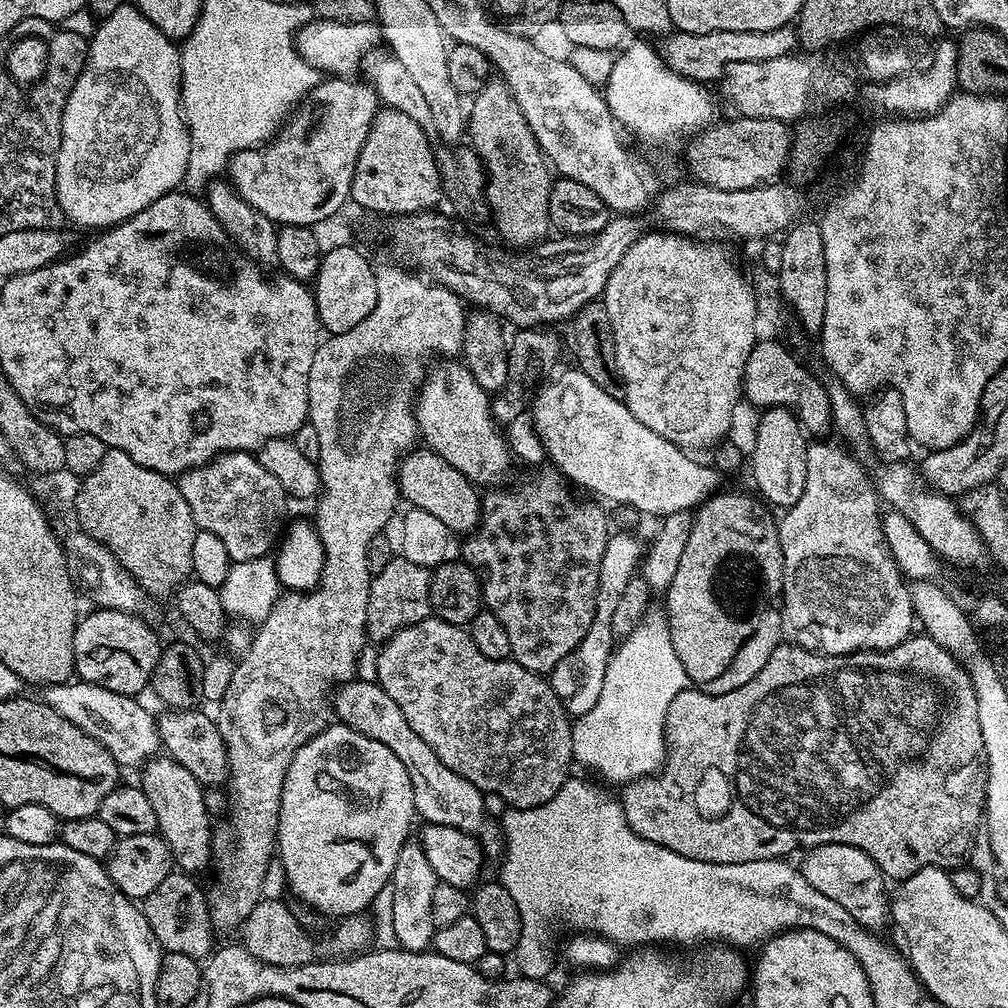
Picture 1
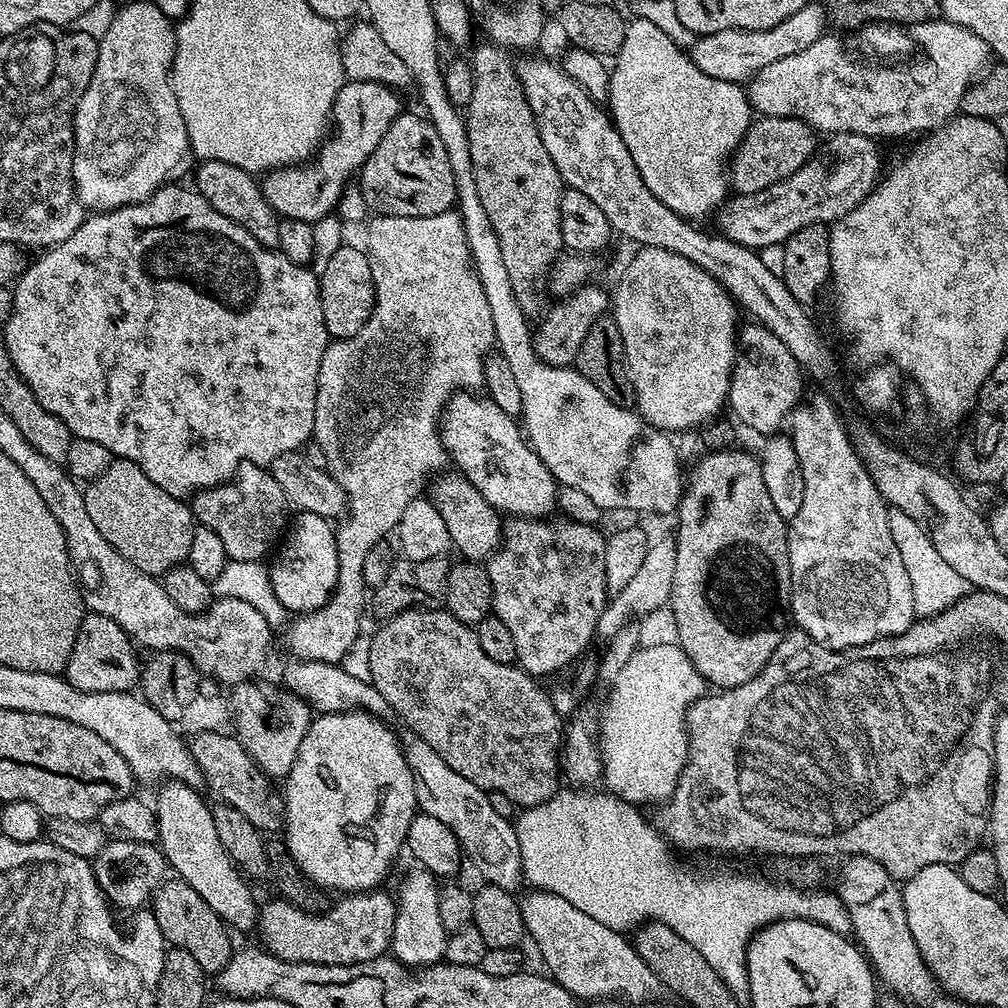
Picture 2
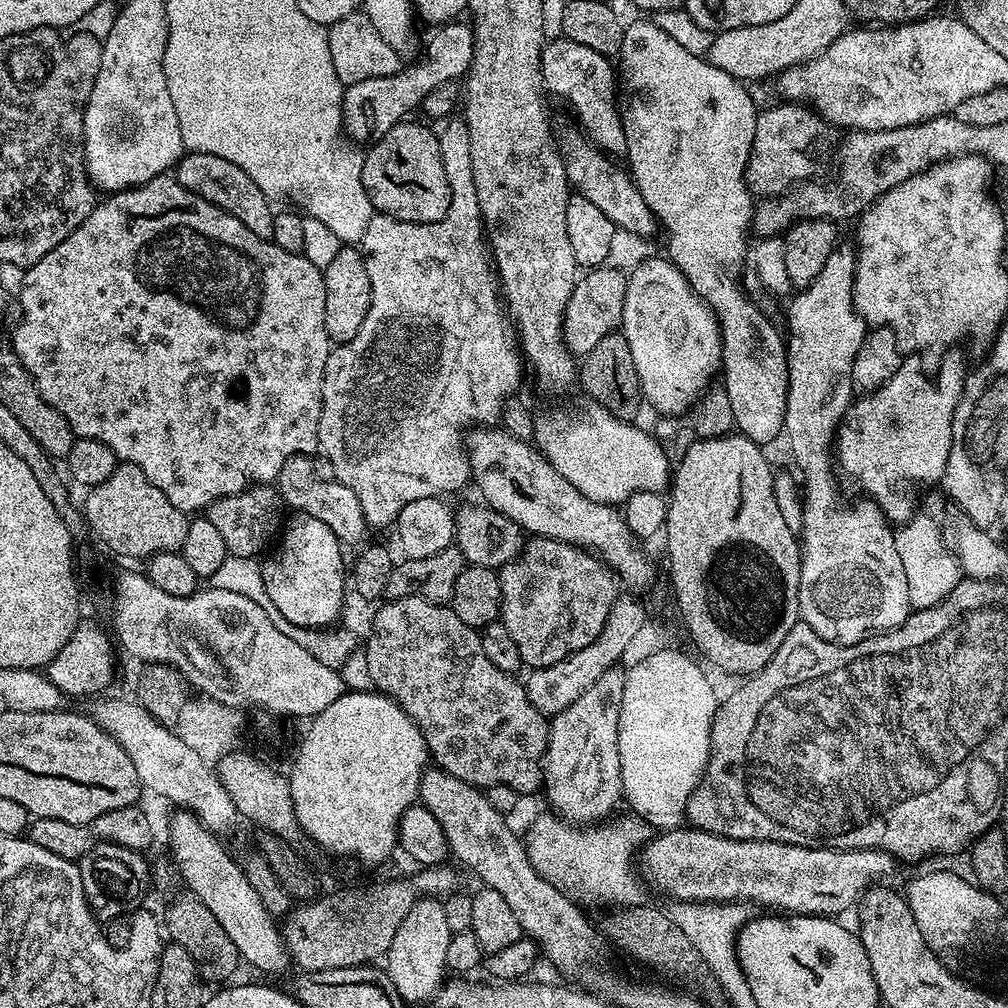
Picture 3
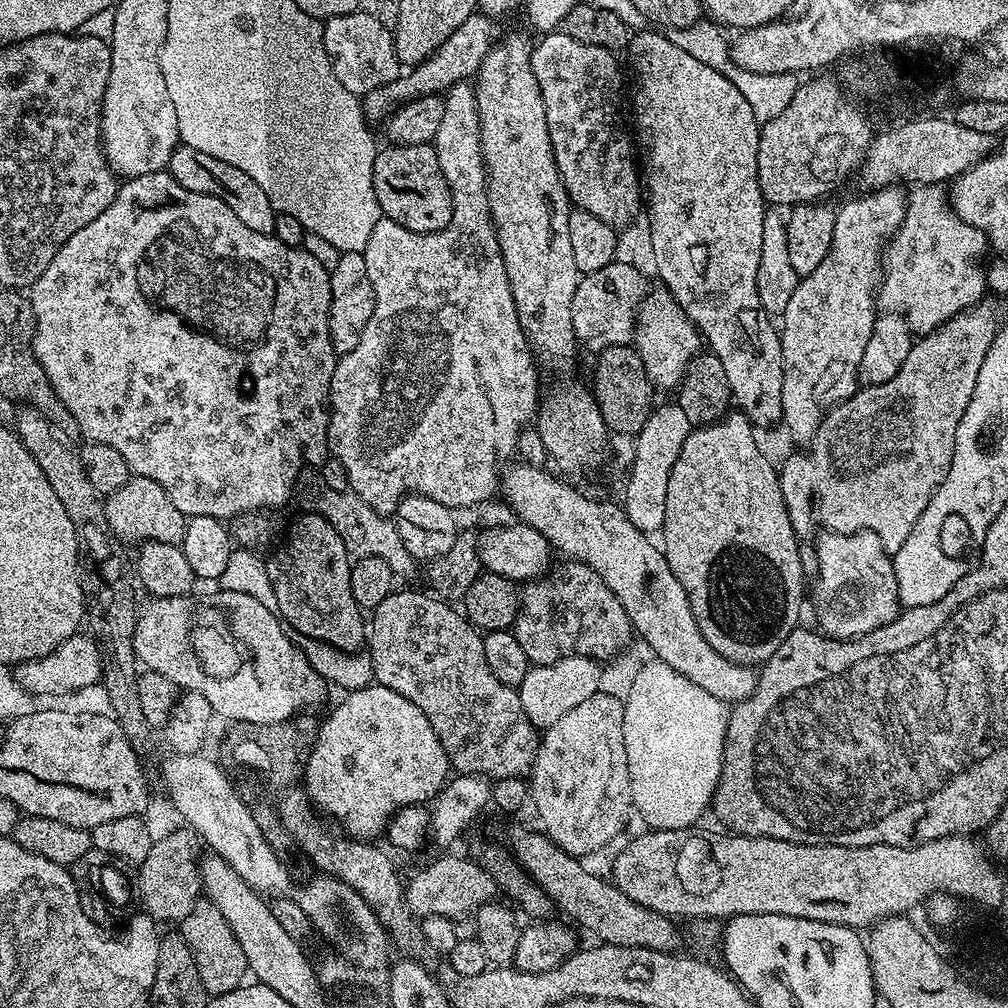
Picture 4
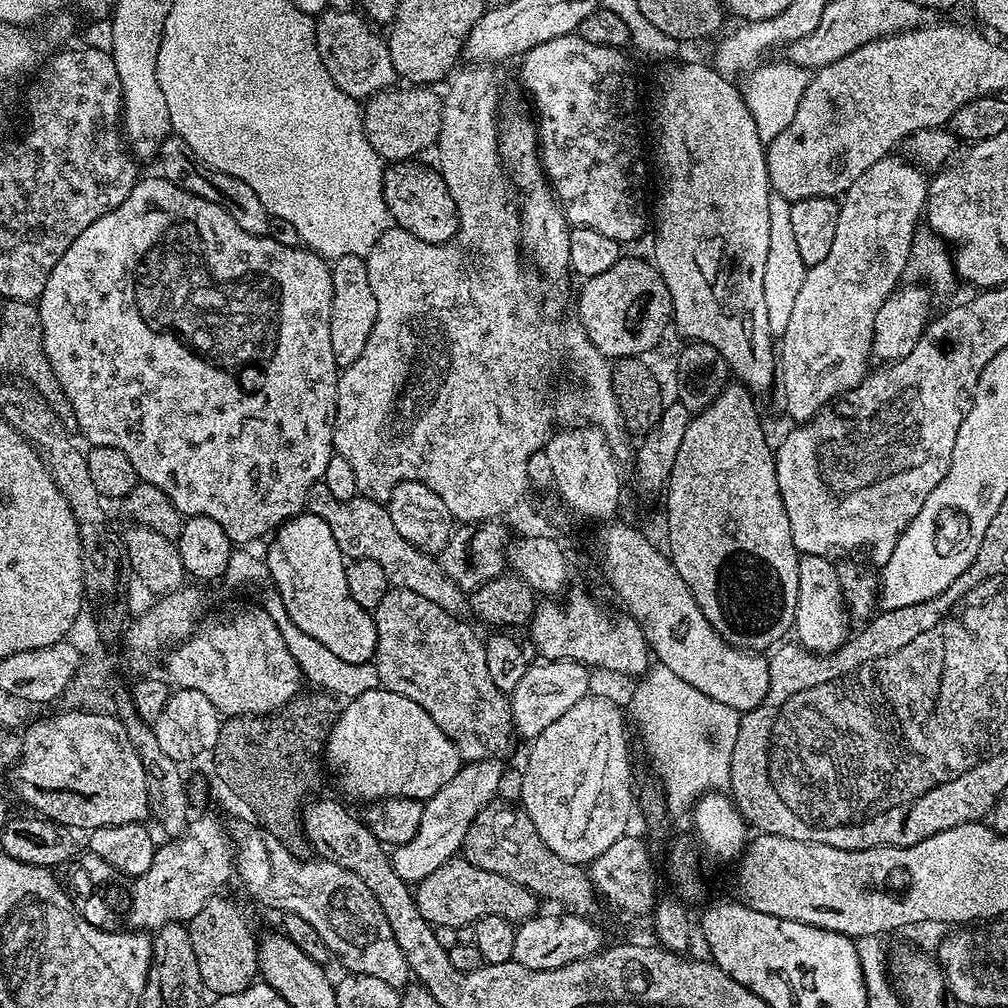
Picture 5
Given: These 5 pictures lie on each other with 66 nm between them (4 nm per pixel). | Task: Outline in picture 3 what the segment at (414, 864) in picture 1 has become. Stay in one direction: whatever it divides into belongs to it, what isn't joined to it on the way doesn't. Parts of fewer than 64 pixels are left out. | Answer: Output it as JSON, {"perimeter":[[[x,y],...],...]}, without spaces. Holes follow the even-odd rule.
{"perimeter":[[[421,897],[398,926],[384,957],[384,970],[406,1004],[429,1003],[443,987],[446,978],[446,953],[452,931],[447,923],[443,901]]]}

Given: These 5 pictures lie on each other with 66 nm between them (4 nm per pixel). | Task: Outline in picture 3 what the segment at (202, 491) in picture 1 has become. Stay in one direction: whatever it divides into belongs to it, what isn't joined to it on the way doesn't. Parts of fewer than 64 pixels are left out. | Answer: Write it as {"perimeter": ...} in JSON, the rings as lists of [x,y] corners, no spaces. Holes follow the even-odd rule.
{"perimeter":[[[257,484],[245,488],[236,496],[227,496],[211,504],[206,509],[206,519],[214,522],[214,527],[221,532],[229,557],[250,560],[259,557],[259,552],[272,539],[277,539],[282,528],[280,515],[283,512],[286,512],[286,505],[280,499],[279,491],[267,484]]]}

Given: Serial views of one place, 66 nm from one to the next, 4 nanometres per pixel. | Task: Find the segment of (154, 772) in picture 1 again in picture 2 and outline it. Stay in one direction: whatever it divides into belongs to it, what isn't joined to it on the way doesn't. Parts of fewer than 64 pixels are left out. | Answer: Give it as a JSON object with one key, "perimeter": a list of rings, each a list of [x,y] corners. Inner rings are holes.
{"perimeter":[[[165,779],[158,789],[160,793],[154,799],[160,835],[158,847],[167,860],[167,867],[179,879],[194,886],[194,890],[202,894],[206,906],[210,906],[225,925],[241,928],[244,932],[251,928],[253,931],[258,924],[258,900],[252,897],[249,881],[218,840],[209,801],[204,801],[195,787],[181,780]]]}

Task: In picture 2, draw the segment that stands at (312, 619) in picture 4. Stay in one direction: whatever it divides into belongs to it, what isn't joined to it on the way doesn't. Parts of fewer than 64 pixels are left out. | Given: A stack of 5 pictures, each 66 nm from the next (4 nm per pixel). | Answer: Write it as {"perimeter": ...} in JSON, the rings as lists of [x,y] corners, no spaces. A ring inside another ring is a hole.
{"perimeter":[[[300,512],[296,516],[293,522],[291,519],[268,569],[280,604],[291,613],[303,614],[321,608],[336,588],[337,544],[335,529],[327,517],[313,512]]]}

